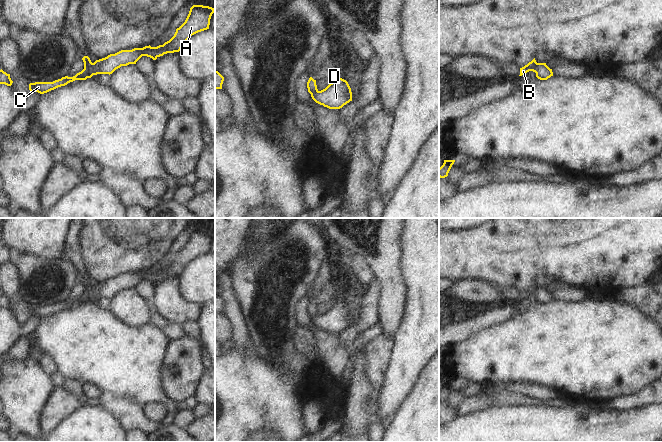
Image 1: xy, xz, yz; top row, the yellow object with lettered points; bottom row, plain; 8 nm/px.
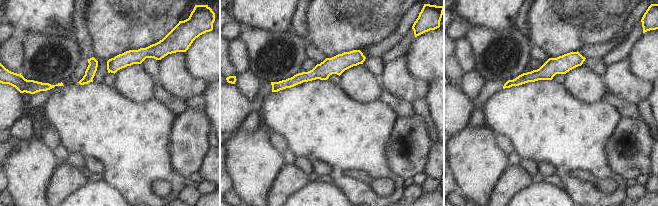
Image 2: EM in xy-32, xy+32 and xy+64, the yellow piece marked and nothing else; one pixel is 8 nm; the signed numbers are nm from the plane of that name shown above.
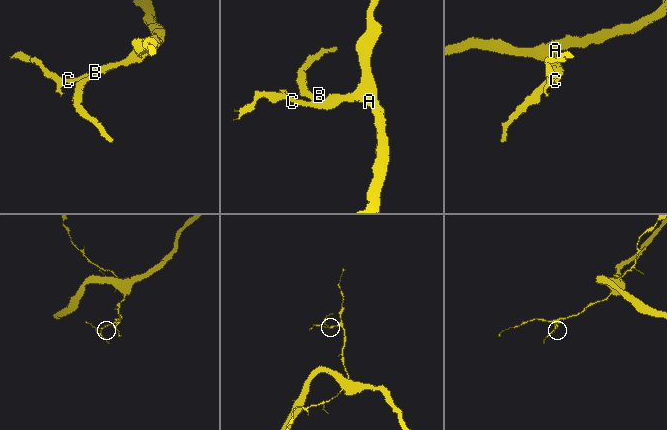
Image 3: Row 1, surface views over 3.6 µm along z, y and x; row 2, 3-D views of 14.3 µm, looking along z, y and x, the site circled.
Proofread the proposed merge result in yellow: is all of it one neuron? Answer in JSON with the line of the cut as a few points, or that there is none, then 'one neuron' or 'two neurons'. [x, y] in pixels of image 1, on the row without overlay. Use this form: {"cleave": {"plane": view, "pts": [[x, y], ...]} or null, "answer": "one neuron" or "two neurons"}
{"cleave": {"plane": "xy", "pts": [[93, 287], [86, 295], [82, 294]]}, "answer": "two neurons"}

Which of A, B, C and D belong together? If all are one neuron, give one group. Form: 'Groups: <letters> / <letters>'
Groups: A C D / B.

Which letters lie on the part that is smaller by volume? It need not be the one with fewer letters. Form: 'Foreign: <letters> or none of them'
Foreign: B.

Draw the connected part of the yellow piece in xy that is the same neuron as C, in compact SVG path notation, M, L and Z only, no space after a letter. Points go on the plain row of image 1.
M193 229L190 232L189 238L185 244L185 246L176 253L176 256L174 260L167 266L165 266L163 269L159 269L157 271L151 271L145 270L143 272L134 272L132 274L121 274L115 278L110 278L105 282L96 284L88 293L87 296L84 296L83 294L79 297L77 297L73 301L62 301L61 303L55 304L53 306L35 306L29 308L29 314L30 316L38 316L40 318L47 317L51 314L54 314L58 311L65 310L70 306L73 306L75 304L80 304L83 300L87 299L89 302L91 302L93 299L97 298L112 298L116 293L120 292L121 290L127 290L129 288L136 288L136 286L142 281L147 280L152 282L153 284L156 284L158 281L163 280L167 277L174 277L179 276L185 266L194 258L209 253L210 249L210 243L212 238L214 237L214 232L209 230L203 230L203 229Z

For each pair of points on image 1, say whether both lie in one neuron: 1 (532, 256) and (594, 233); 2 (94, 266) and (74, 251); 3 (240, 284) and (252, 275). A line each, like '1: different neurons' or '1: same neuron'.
1: same neuron
2: different neurons
3: same neuron

